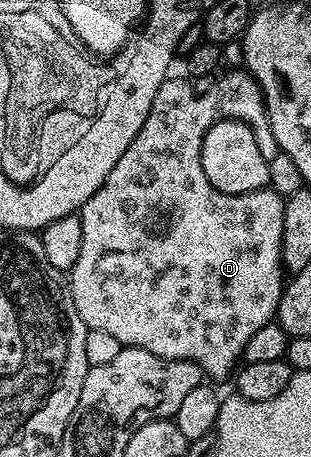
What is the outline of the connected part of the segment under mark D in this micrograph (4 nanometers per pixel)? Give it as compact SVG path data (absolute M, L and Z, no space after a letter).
M241 72L241 74L232 74L229 78L223 78L223 76L217 77L215 84L211 87L210 91L202 95L195 94L191 81L185 80L185 82L183 82L180 78L172 77L173 76L165 77L162 88L158 88L158 96L154 96L154 104L150 104L150 116L146 116L146 124L142 124L142 132L138 132L138 136L134 136L130 148L126 148L126 152L122 152L122 160L118 160L118 164L114 164L114 168L110 172L110 176L106 176L102 188L98 188L98 192L94 192L94 196L90 196L90 200L86 200L86 204L78 212L80 215L80 223L82 224L82 252L78 252L78 260L74 264L72 271L70 271L70 289L72 292L72 299L74 300L74 308L78 308L78 316L82 316L82 320L86 323L89 330L106 332L110 336L115 336L115 338L120 341L121 347L133 346L134 348L146 348L146 352L154 352L154 356L162 356L166 360L190 360L194 364L198 364L200 369L204 371L209 379L224 378L228 373L229 377L229 375L237 369L241 359L243 359L246 340L250 340L250 336L254 336L254 332L258 332L258 328L262 328L268 322L271 322L276 318L276 310L280 306L280 296L286 285L286 271L284 269L284 263L280 260L280 257L282 256L282 212L284 211L284 198L271 188L246 192L245 194L223 194L222 192L218 192L218 188L214 188L210 184L210 180L206 180L206 172L202 172L202 164L200 163L202 140L205 139L205 134L209 128L220 117L220 112L230 112L233 111L230 109L238 108L242 110L242 112L240 112L241 121L247 123L257 137L271 137L268 110L265 108L265 100L262 96L259 84L252 79L252 75L247 72Z

